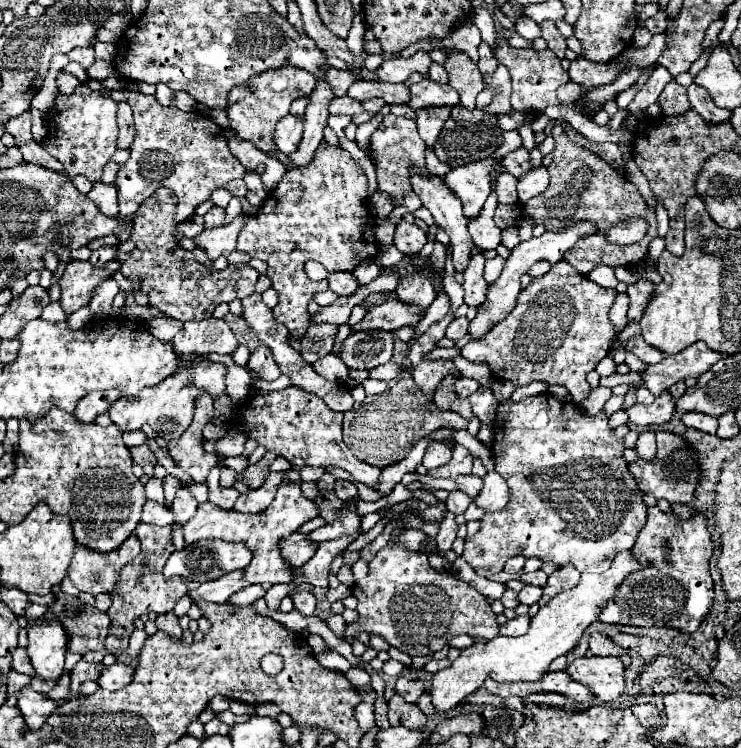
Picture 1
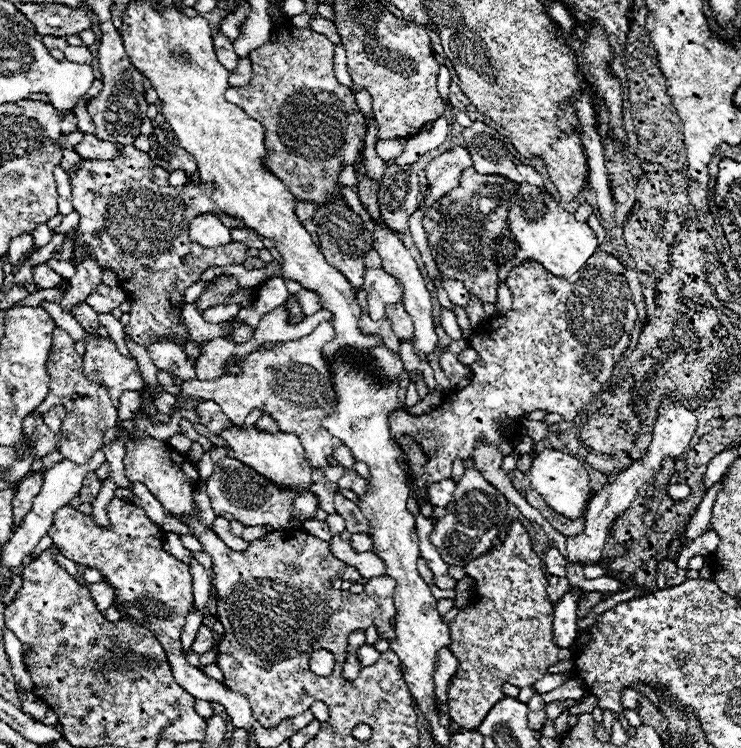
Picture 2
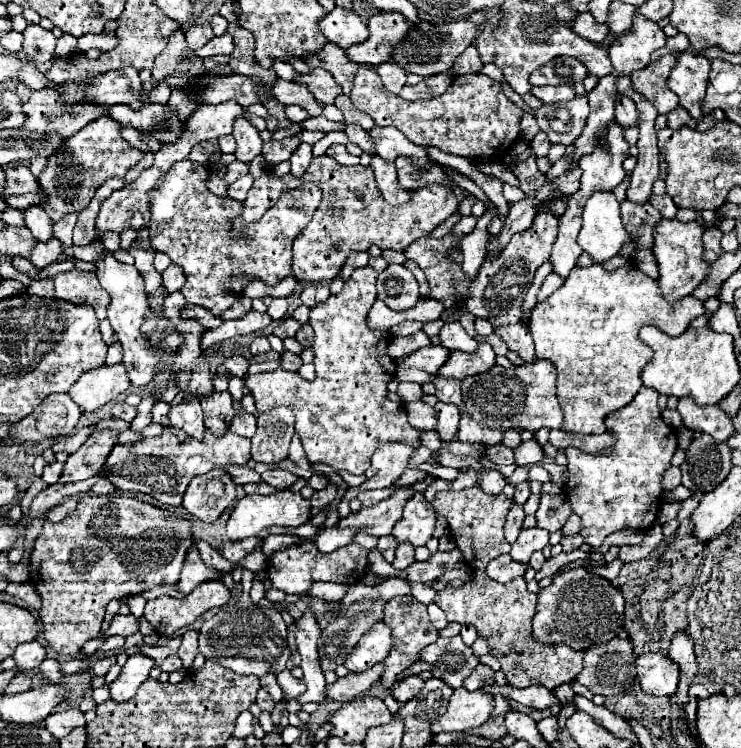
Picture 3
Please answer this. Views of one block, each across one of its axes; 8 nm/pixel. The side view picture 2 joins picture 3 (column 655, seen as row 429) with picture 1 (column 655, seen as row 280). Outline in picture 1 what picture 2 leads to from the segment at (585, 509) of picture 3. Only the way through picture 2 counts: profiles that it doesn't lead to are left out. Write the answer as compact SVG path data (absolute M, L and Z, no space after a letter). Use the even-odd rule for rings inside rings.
M658 506L648 508L648 522L632 546L632 554L642 568L624 578L614 592L614 600L602 604L596 620L604 624L666 626L680 632L696 632L714 602L714 586L708 572L712 552L714 542L702 512L692 514L688 520L678 520L674 512L664 514ZM664 546L670 550L664 552Z

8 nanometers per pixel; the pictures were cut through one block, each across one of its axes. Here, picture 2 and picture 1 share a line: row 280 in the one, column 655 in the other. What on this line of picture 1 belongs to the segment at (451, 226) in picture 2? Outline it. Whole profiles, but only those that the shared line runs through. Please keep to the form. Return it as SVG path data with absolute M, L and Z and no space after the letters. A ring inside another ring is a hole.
M656 432L656 442L658 442L656 462L636 460L634 464L628 466L630 474L638 482L638 490L644 494L652 494L654 498L664 498L670 504L674 502L688 504L694 496L694 488L698 484L698 474L700 474L700 468L696 464L696 454L692 454L692 448L682 438L676 438L674 434L668 432Z

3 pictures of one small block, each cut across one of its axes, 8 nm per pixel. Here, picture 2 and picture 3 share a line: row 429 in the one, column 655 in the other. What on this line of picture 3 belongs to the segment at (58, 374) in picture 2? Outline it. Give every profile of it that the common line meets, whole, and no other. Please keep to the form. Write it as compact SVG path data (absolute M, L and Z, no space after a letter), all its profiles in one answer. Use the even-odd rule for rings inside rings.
M662 56L656 62L650 62L644 70L636 70L632 78L632 88L642 94L648 102L654 104L658 114L668 114L672 108L678 106L676 94L668 88L668 74L672 72L672 66L676 64L676 58Z

